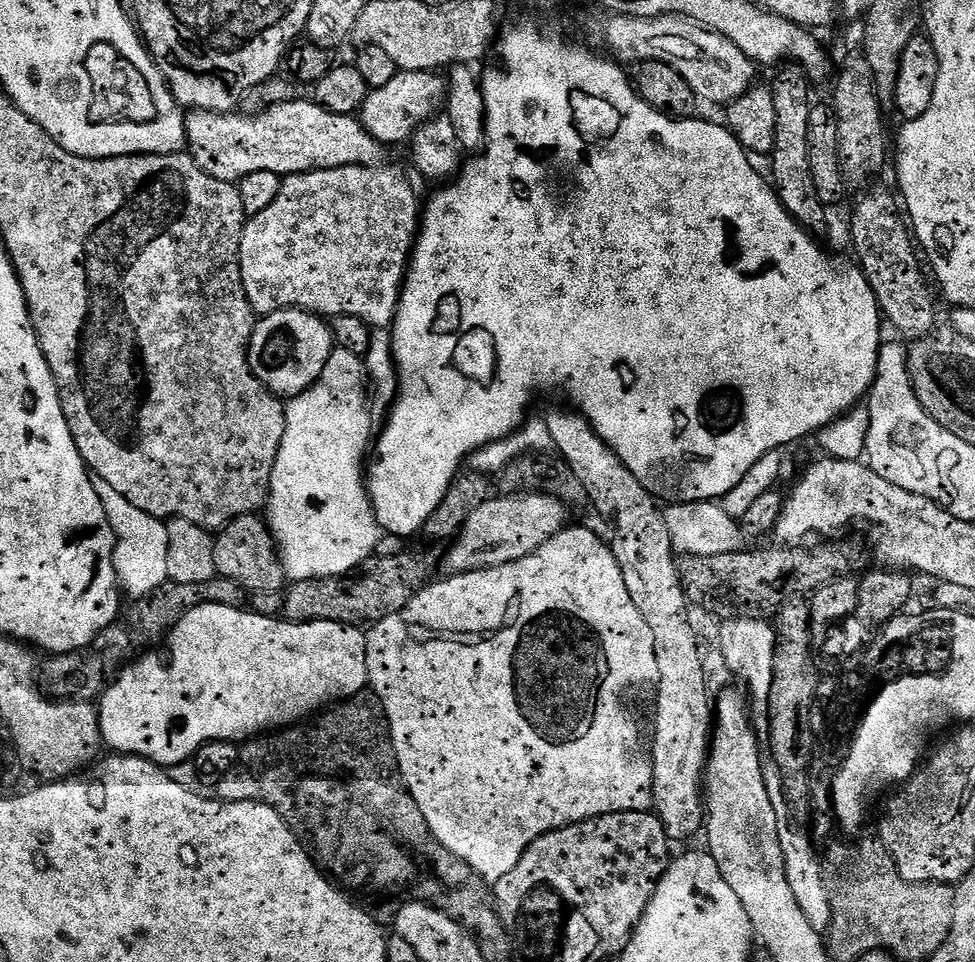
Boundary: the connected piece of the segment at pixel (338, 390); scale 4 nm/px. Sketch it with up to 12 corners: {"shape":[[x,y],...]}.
{"shape":[[366,364],[286,404],[266,519],[289,581],[377,551]]}

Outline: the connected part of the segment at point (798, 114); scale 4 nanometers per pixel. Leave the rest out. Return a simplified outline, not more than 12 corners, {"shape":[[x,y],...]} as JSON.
{"shape":[[787,65],[772,82],[772,185],[814,234],[827,226],[810,173],[810,78]]}

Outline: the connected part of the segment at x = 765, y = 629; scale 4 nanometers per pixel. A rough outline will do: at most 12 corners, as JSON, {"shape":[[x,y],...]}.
{"shape":[[728,618],[724,664],[748,683],[757,733],[768,730],[776,630],[767,619]]}

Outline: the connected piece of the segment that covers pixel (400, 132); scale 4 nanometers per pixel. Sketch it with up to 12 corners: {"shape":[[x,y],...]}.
{"shape":[[397,71],[369,91],[358,119],[383,145],[445,107],[446,80]]}

